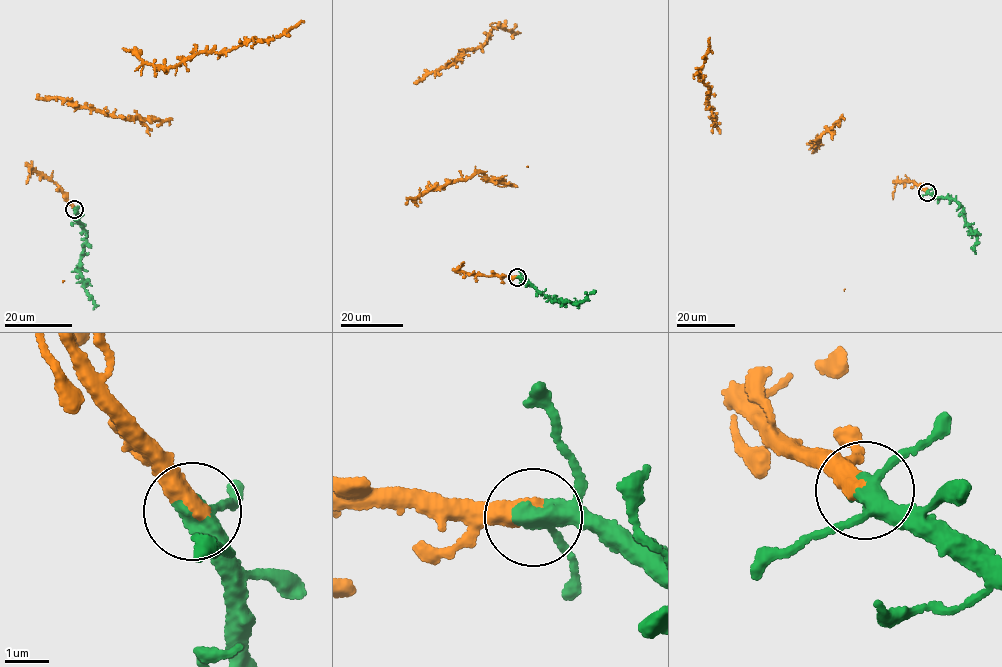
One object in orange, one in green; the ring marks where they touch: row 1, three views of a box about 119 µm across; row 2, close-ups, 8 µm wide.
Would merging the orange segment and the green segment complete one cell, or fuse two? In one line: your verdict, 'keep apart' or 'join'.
join

